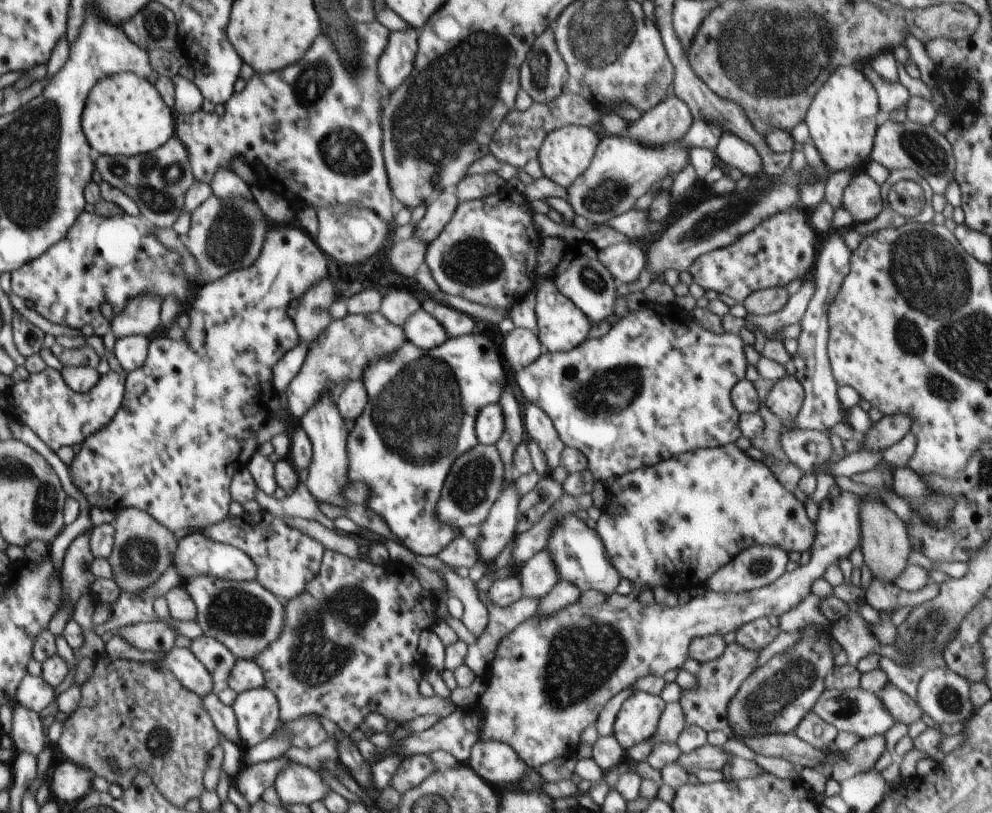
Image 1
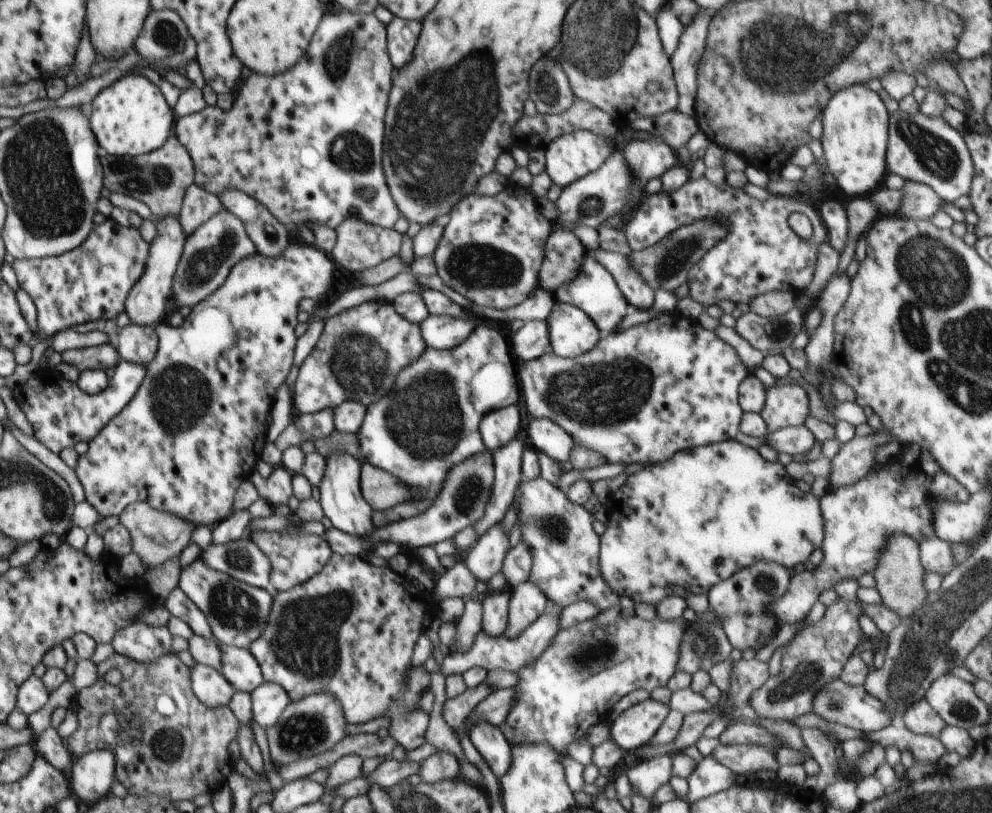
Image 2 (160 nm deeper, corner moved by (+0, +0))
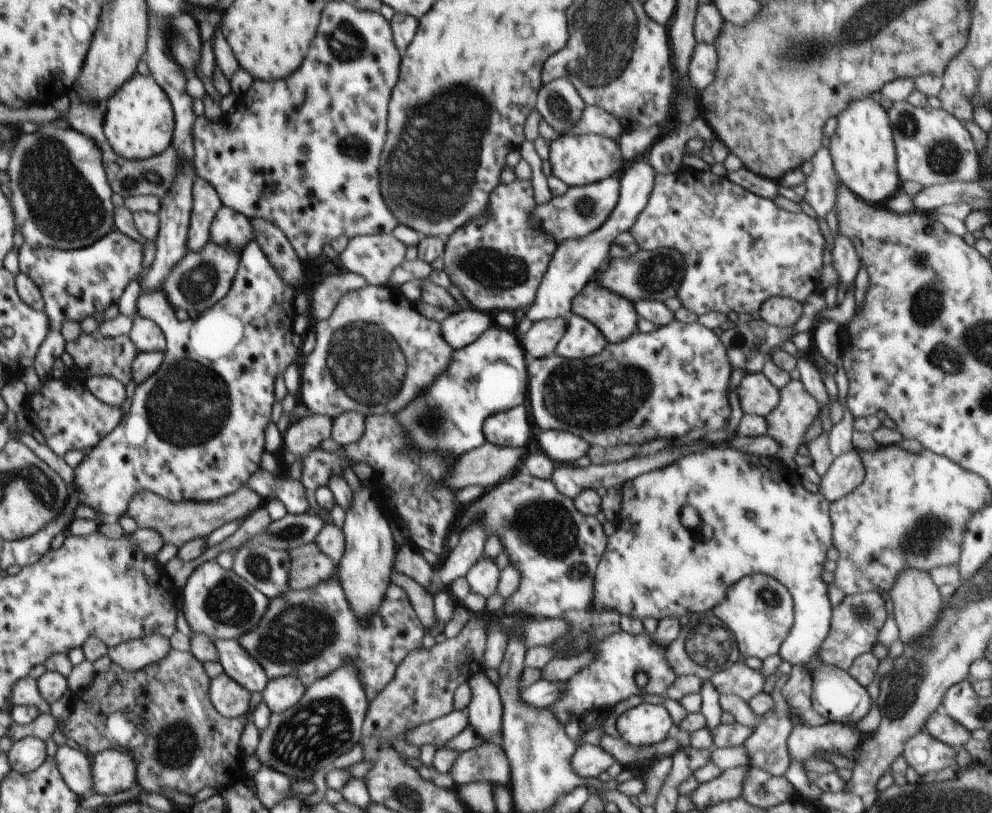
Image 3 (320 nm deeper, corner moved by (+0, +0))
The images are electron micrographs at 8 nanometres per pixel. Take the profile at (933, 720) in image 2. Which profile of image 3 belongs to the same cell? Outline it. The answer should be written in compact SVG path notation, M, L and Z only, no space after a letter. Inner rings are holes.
M943 710L930 715L930 718L925 723L924 730L957 750L964 747L964 744L971 738L971 731L957 723Z

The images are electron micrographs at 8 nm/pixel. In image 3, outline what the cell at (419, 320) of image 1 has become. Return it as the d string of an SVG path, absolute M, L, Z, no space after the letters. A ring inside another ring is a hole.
M469 308L452 313L440 324L443 337L449 346L461 349L478 340L485 330L495 325L495 321L484 311Z

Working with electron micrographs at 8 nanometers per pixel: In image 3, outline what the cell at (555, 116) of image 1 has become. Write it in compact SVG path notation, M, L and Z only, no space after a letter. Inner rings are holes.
M587 105L582 111L581 119L571 128L572 135L595 134L611 138L618 142L624 132L621 121L613 114L596 105Z

